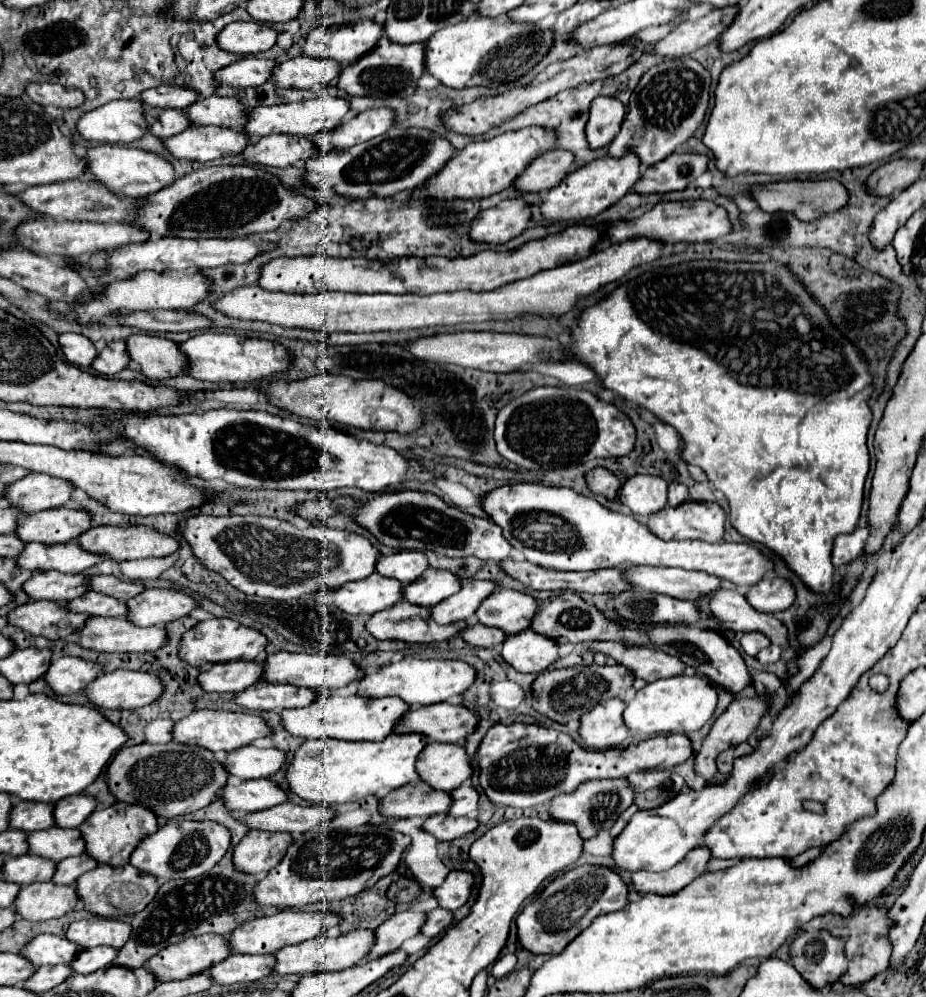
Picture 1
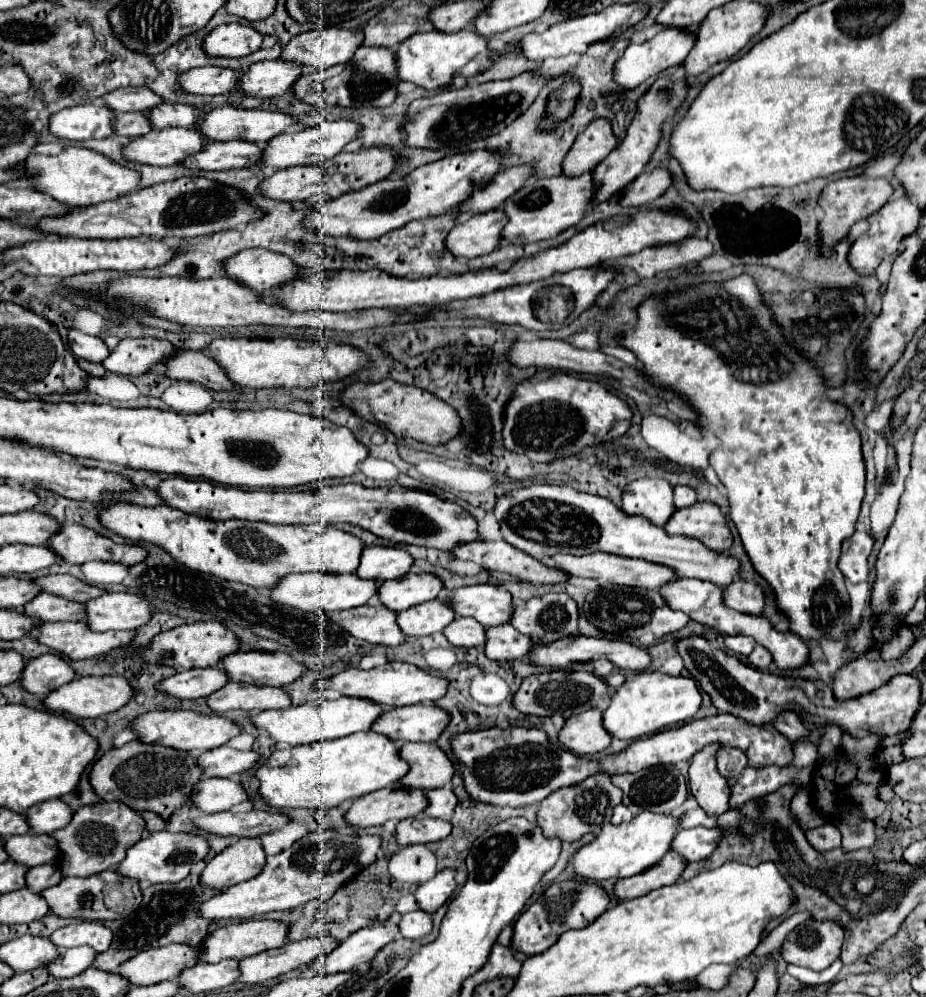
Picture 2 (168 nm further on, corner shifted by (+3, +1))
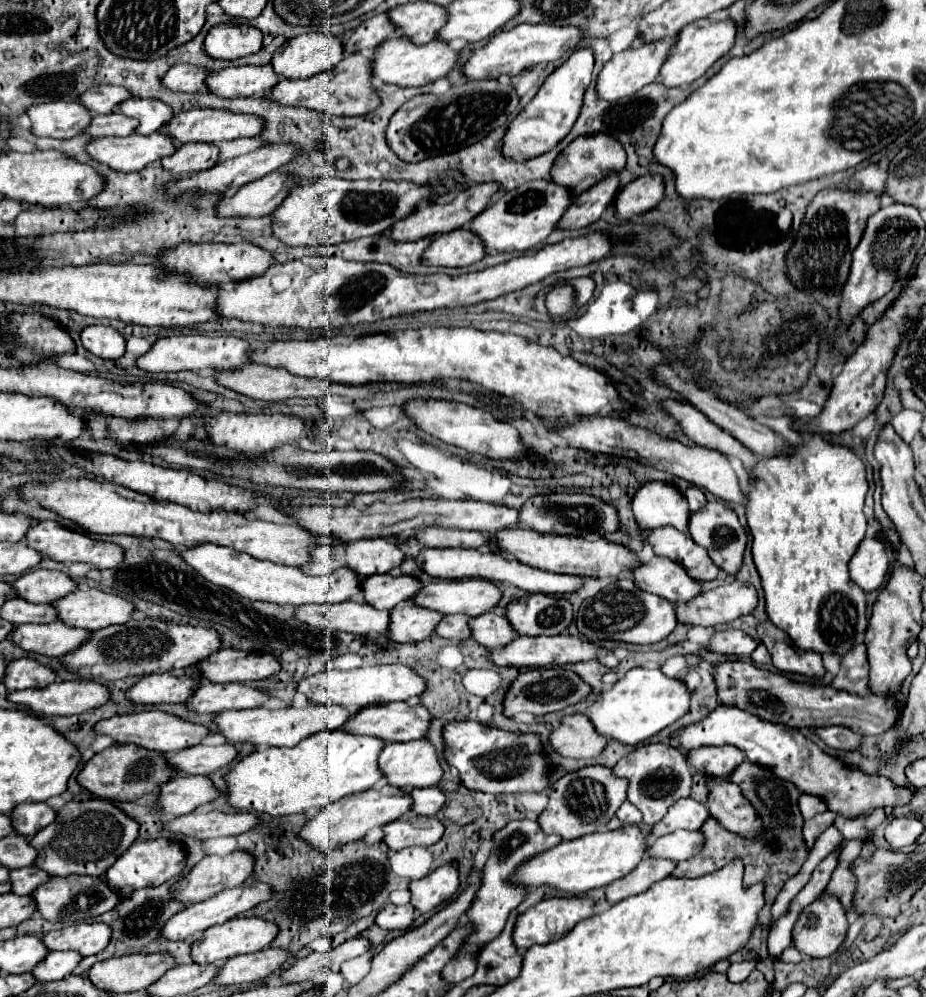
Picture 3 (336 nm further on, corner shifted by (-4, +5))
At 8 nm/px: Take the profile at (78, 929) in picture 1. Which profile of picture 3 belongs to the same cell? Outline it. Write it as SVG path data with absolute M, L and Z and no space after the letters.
M79 922L65 926L63 930L49 932L43 944L49 950L77 950L83 956L97 954L107 948L111 940L111 928L103 922Z

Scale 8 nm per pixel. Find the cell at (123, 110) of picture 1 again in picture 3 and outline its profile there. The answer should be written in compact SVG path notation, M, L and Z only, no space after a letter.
M49 102L29 108L33 134L51 138L73 138L83 134L91 122L91 112L81 102Z

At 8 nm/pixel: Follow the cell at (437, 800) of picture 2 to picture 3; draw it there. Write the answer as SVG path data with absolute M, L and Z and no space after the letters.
M429 786L429 788L415 788L409 792L413 798L413 812L423 816L437 816L437 812L445 806L447 796L441 788Z

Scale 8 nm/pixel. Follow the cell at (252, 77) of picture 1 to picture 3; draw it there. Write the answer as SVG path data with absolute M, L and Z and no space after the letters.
M175 64L165 74L163 84L173 92L205 92L207 90L207 74L211 70L191 64Z

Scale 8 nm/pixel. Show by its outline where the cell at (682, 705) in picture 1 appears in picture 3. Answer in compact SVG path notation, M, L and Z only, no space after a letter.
M633 668L609 692L601 692L597 704L587 712L599 734L625 744L639 744L661 732L689 712L691 690L685 682L665 676L659 668Z

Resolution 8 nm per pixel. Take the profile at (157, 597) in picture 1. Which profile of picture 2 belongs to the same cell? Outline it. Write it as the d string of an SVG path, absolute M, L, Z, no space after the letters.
M110 592L84 602L86 618L82 620L90 630L136 630L144 626L154 614L150 602L140 594Z

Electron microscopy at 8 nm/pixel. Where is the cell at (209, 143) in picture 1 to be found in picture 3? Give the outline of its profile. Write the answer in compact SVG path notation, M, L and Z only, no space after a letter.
M155 132L149 136L131 134L125 138L95 138L87 152L99 162L113 170L121 172L137 172L149 164L159 162L167 154L177 150L175 140L163 132Z

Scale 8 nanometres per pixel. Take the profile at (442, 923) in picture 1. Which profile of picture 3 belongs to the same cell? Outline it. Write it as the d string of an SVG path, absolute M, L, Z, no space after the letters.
M387 904L375 918L375 924L385 930L409 930L415 922L415 908L411 904L405 906L393 906Z

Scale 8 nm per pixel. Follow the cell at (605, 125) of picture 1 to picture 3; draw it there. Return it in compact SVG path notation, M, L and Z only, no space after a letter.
M607 132L587 134L587 136L575 138L559 154L559 158L555 160L555 164L551 168L551 178L553 178L553 182L559 182L561 186L571 188L573 194L581 194L585 190L589 190L593 184L597 184L601 178L605 178L607 174L621 172L625 168L625 162L627 162L627 154L613 134L607 134Z

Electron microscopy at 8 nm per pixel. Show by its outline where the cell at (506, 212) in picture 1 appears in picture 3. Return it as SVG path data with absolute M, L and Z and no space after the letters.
M459 228L441 234L423 254L425 264L433 266L471 266L485 256L485 248L471 234L471 230Z

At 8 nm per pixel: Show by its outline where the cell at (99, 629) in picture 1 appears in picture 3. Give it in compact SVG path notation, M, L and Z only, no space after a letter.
M59 620L51 624L17 626L13 630L13 640L17 646L29 652L45 654L45 656L65 656L77 650L89 638L91 638L89 630L63 626L63 622Z

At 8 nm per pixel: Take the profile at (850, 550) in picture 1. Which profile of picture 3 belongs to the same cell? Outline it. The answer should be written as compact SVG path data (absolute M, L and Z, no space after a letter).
M867 534L849 562L851 580L865 592L873 592L883 584L887 570L889 556L885 546L877 538L871 538L871 534Z

